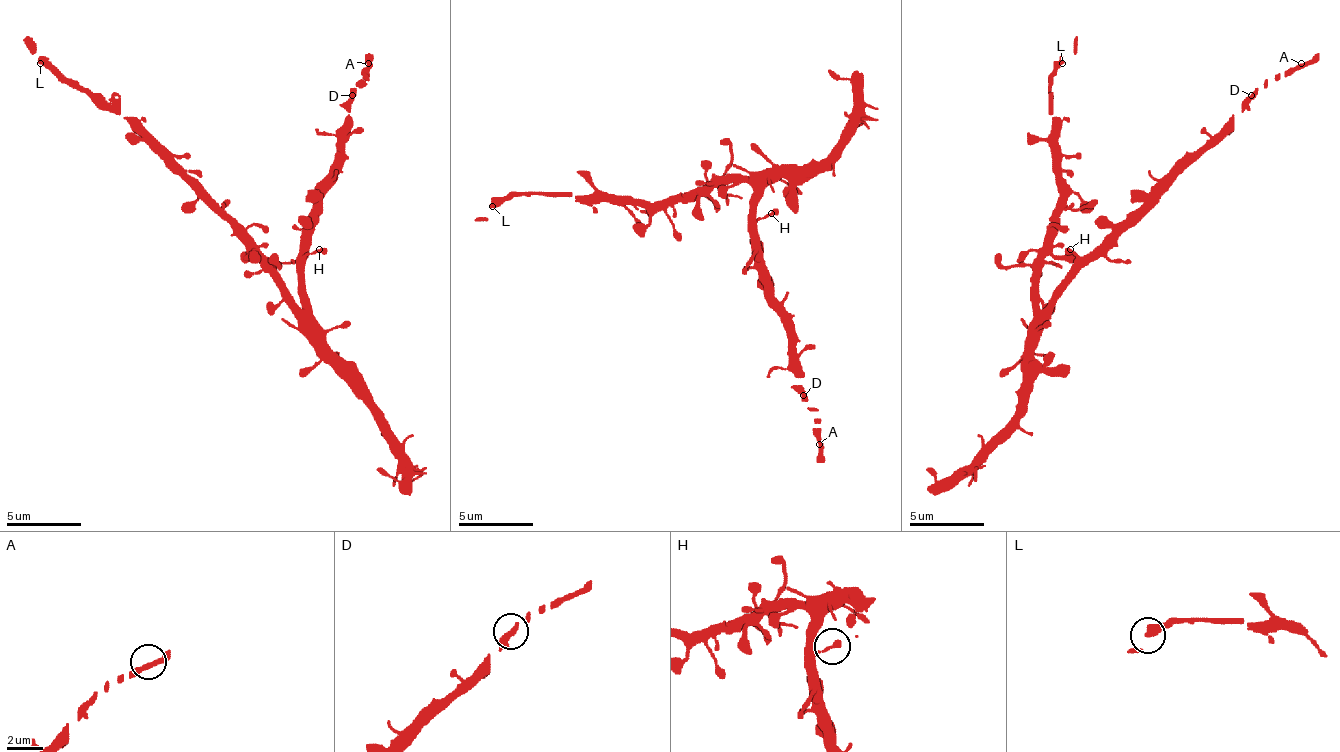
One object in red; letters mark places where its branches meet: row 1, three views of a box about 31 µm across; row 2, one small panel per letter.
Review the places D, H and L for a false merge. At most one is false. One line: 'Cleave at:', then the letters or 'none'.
Cleave at: none

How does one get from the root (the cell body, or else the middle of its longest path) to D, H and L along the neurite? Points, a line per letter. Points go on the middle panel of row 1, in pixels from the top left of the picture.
D: (756, 187), (756, 269), (767, 303), (782, 318), (793, 355), (793, 366), (797, 370), (797, 388), (804, 396)
H: (756, 187), (756, 221), (771, 213)
L: (756, 187), (745, 180), (708, 180), (693, 191), (670, 195), (659, 202), (507, 195), (492, 206)

